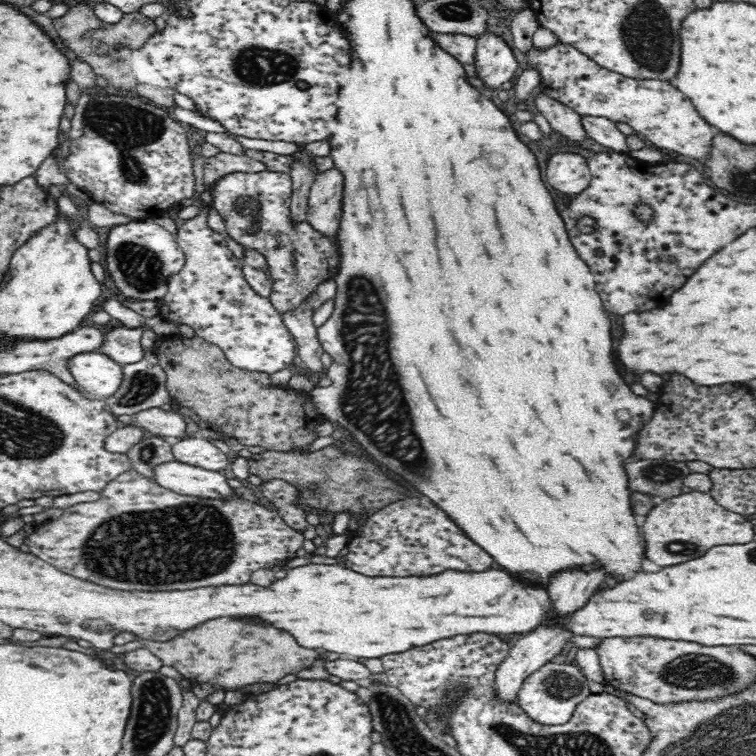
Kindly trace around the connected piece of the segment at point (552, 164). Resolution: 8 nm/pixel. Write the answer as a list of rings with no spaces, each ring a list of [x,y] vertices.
[[[558,153],[548,160],[546,182],[564,194],[582,192],[588,188],[591,177],[587,160],[580,154]]]

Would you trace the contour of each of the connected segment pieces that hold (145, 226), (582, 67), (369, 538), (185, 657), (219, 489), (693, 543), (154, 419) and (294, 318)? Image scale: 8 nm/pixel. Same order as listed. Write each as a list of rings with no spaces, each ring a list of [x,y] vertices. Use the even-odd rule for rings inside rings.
[[[151,219],[114,225],[106,240],[106,266],[112,281],[131,301],[155,300],[165,296],[173,275],[183,270],[185,254],[176,237]]]
[[[562,42],[548,50],[532,48],[525,54],[528,64],[536,67],[542,75],[538,91],[570,107],[580,116],[604,117],[615,123],[624,121],[658,149],[702,162],[710,157],[714,130],[712,126],[706,126],[692,102],[677,89],[674,82],[622,76]]]
[[[406,497],[373,512],[359,524],[359,528],[349,533],[348,554],[344,556],[344,568],[354,570],[364,576],[432,576],[444,570],[460,572],[484,572],[494,566],[492,556],[488,556],[480,546],[468,540],[460,527],[428,497]]]
[[[216,618],[183,633],[169,642],[154,642],[139,639],[125,645],[114,645],[110,652],[116,655],[146,648],[161,659],[166,666],[173,666],[186,679],[210,684],[227,691],[241,690],[256,683],[277,683],[288,674],[297,674],[300,670],[312,666],[318,659],[318,652],[302,648],[290,634],[276,630],[272,626],[244,622],[236,618]]]
[[[174,459],[157,464],[153,478],[164,488],[198,498],[233,499],[236,496],[221,471],[206,470]]]
[[[685,490],[681,495],[665,499],[662,504],[652,507],[650,514],[644,520],[642,534],[646,538],[646,556],[648,556],[648,560],[652,560],[658,566],[674,566],[674,564],[682,564],[682,562],[688,562],[692,558],[702,556],[712,546],[731,545],[732,542],[748,544],[748,542],[754,540],[755,533],[752,528],[753,525],[747,517],[720,506],[709,493]]]
[[[160,407],[142,409],[134,414],[134,421],[151,434],[174,441],[178,436],[186,434],[186,422],[181,413],[163,410]]]
[[[326,280],[316,287],[316,290],[296,308],[281,314],[284,326],[290,331],[293,342],[297,346],[298,356],[306,368],[323,375],[324,366],[320,361],[323,353],[322,345],[317,337],[317,327],[314,325],[313,312],[326,300],[335,298],[337,286],[334,280]]]

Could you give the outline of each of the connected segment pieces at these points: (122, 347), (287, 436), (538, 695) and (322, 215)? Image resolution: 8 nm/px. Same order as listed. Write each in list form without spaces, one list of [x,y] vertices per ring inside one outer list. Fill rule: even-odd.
[[[117,324],[105,333],[105,339],[98,351],[120,365],[140,362],[145,353],[140,345],[141,336],[142,328],[126,328]]]
[[[181,334],[160,335],[156,337],[153,348],[166,373],[167,389],[172,400],[180,407],[186,406],[194,410],[194,414],[224,438],[236,438],[236,442],[242,446],[261,446],[267,451],[294,451],[294,448],[312,444],[318,437],[316,427],[326,421],[326,418],[318,413],[310,393],[288,385],[274,385],[271,375],[264,372],[244,372],[243,369],[237,369],[228,362],[219,346],[205,341],[204,338],[187,338]]]
[[[548,661],[535,673],[527,676],[518,691],[517,701],[520,708],[532,720],[541,725],[561,725],[568,722],[576,706],[590,696],[589,680],[579,666]]]
[[[332,168],[315,176],[309,192],[306,221],[334,241],[343,214],[343,186],[344,176]]]

